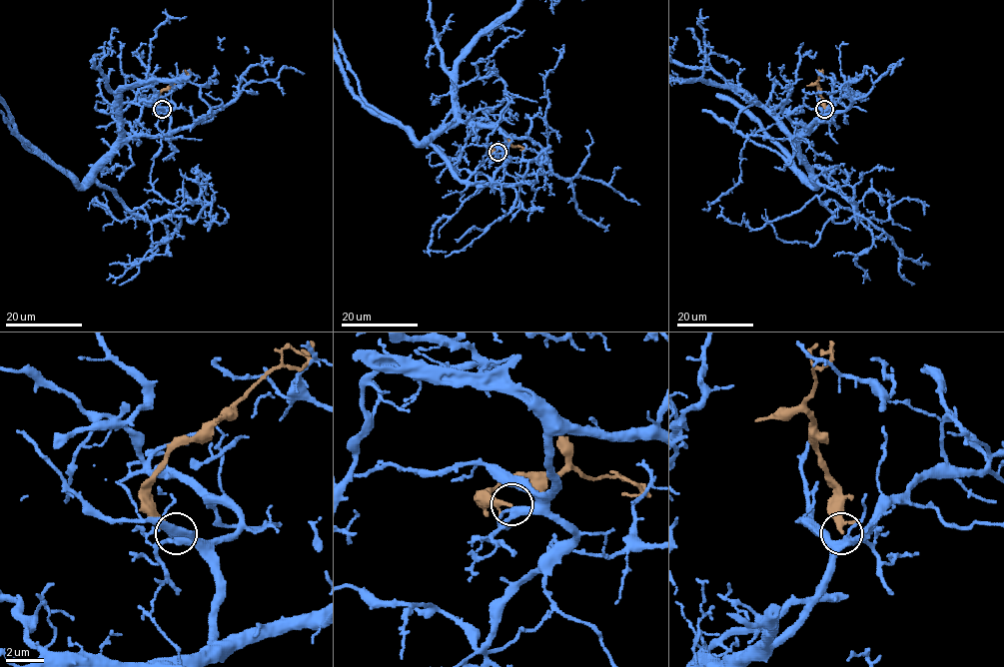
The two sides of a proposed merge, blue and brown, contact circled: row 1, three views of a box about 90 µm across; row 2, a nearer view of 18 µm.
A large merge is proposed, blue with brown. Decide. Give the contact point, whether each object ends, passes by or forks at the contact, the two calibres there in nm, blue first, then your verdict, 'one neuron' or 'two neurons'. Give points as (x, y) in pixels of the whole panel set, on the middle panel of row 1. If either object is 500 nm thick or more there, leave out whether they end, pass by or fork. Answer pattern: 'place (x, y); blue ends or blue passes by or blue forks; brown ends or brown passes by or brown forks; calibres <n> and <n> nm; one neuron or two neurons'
place (498, 152); blue forks; brown passes by; calibres 280 and 170 nm; two neurons

